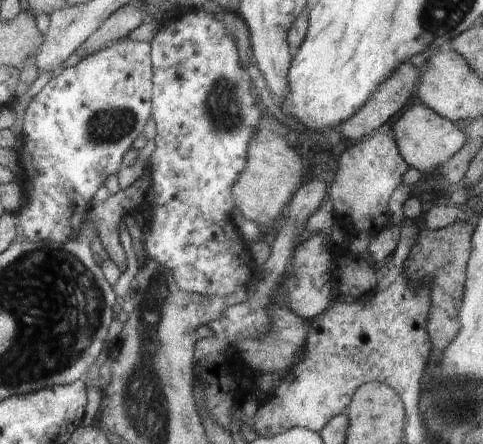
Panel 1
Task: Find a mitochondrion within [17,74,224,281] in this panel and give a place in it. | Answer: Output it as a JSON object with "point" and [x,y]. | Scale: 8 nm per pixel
{"point":[106,126]}

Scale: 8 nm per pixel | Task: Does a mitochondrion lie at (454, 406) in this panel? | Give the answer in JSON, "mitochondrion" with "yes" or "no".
{"mitochondrion":"yes"}

